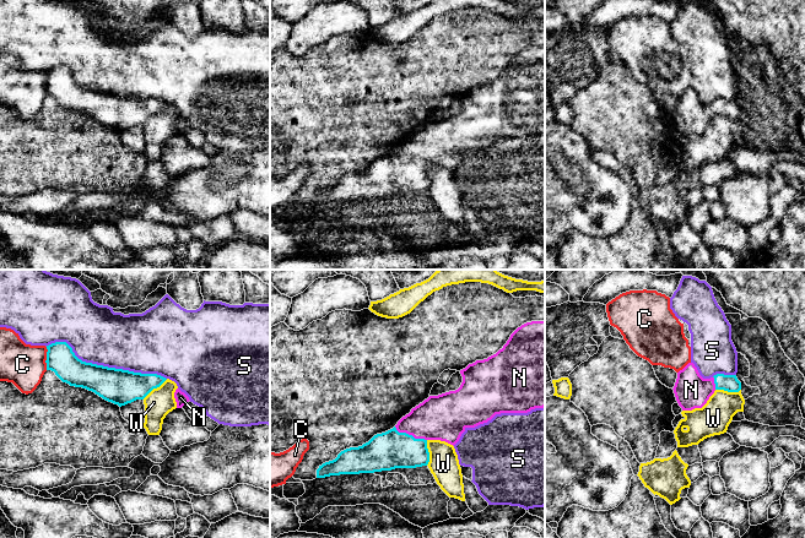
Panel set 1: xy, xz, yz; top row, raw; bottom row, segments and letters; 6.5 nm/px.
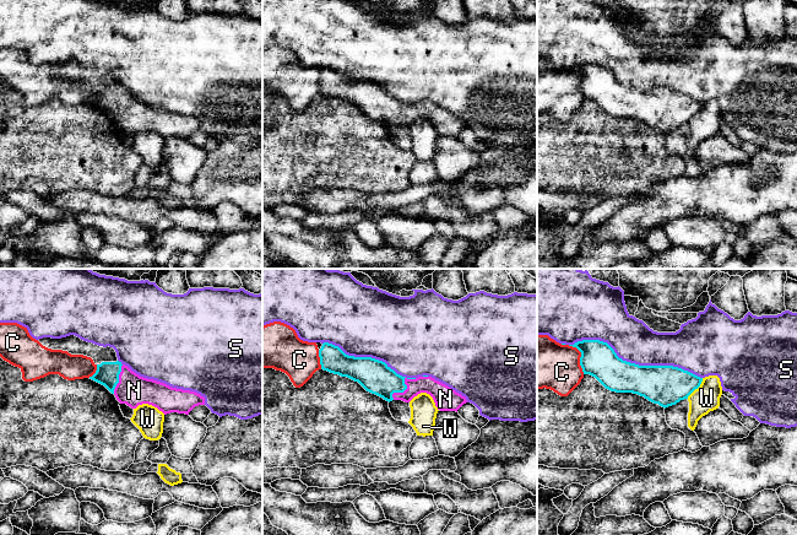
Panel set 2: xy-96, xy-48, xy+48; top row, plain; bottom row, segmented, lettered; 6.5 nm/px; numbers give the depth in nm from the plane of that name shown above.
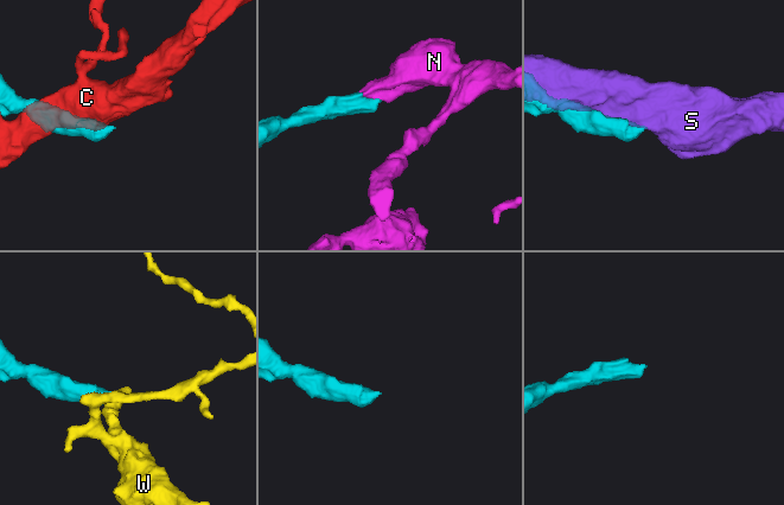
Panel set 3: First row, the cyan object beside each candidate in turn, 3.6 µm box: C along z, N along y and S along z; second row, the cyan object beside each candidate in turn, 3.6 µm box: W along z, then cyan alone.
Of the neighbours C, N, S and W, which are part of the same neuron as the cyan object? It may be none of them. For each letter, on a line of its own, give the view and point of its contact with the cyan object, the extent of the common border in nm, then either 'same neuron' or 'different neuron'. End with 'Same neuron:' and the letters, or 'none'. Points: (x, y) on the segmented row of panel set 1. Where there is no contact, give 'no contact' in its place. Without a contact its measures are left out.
C: xy (47, 358) | 150 nm | different neuron
N: xz (410, 435) | 240 nm | same neuron
S: xy (104, 367) | 800 nm | different neuron
W: xz (428, 452) | 170 nm | different neuron
Same neuron: N

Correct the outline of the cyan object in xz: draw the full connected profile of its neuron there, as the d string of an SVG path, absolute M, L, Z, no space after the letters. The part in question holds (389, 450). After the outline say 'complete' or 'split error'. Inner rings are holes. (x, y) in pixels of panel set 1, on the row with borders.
M545 321L522 325L502 349L487 359L469 364L460 374L463 382L458 390L429 396L402 417L393 429L374 435L362 446L341 451L335 460L319 466L317 478L427 466L428 440L441 440L454 446L466 428L487 423L496 414L528 413L535 408L544 408Z | split error

